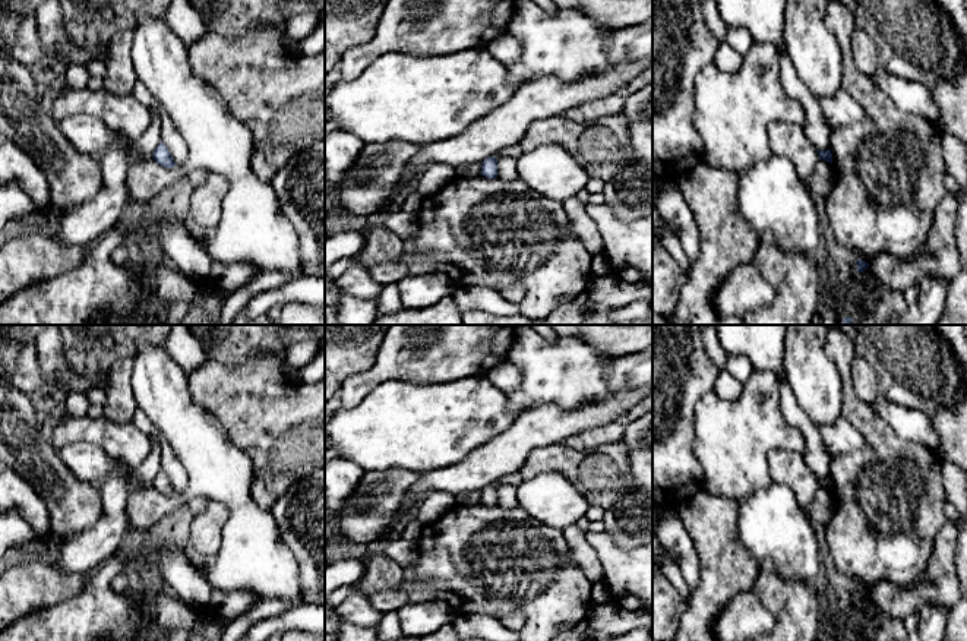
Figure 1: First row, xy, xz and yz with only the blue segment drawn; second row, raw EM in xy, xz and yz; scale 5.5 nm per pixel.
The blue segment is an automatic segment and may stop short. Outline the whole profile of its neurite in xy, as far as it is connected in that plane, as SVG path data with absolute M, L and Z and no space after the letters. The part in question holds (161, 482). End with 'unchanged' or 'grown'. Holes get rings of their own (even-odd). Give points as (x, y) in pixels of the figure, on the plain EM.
M161 470L155 479L152 486L162 495L165 496L173 496L174 493L177 493L168 479L168 476Z; unchanged

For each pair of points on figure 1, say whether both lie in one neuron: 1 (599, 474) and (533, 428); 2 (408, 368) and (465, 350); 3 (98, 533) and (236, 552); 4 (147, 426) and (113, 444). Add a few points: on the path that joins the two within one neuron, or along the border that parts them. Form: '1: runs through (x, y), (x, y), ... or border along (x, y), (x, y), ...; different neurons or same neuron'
1: border along (562, 442), (537, 447), (525, 460); different neurons
2: runs through (423, 353), (427, 350), (451, 350); same neuron
3: border along (128, 492), (128, 517), (133, 526); different neurons
4: border along (132, 422), (149, 436); different neurons

